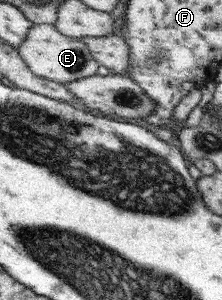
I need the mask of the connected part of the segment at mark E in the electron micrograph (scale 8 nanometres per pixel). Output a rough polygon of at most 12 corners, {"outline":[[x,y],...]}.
{"outline":[[34,24],[18,48],[38,77],[62,84],[99,66],[85,42]]}

